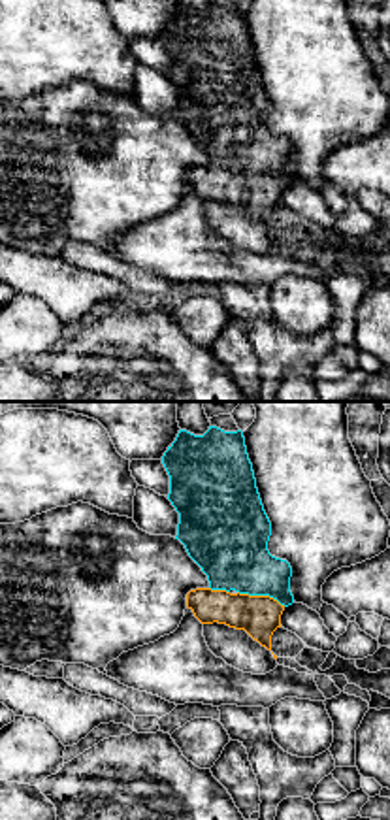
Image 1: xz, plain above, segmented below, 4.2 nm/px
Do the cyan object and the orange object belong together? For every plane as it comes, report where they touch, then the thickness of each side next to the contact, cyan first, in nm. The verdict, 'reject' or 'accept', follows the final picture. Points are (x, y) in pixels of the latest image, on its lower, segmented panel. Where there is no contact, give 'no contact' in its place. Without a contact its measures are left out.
(262, 594) | 320/180 nm

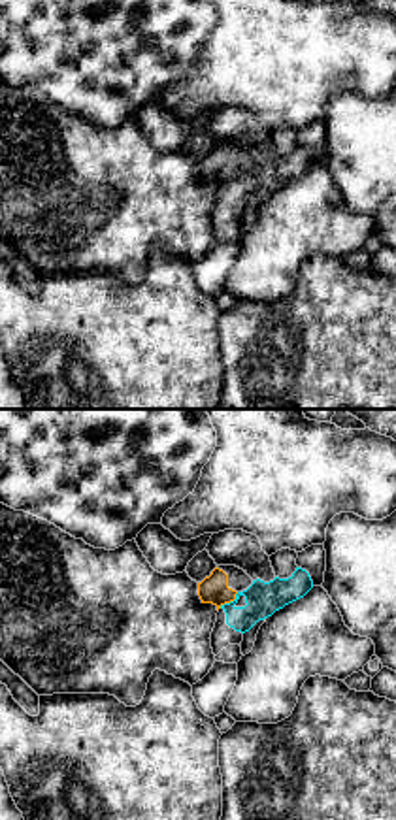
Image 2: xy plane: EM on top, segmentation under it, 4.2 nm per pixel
(230, 602) | 150/120 nm

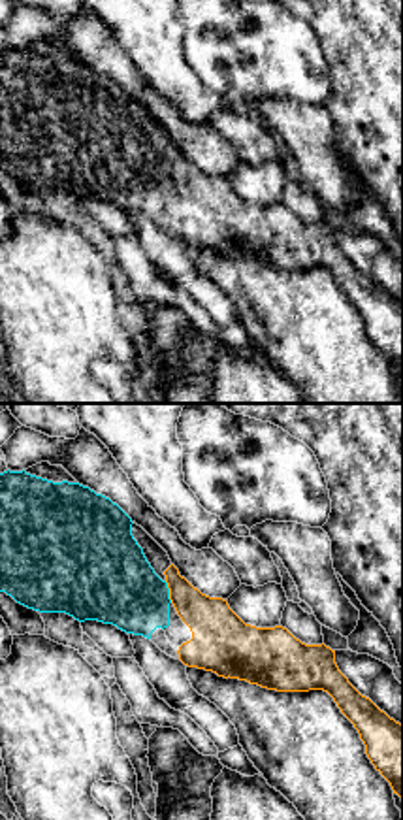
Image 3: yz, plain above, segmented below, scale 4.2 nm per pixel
(168, 592) | 360/200 nm

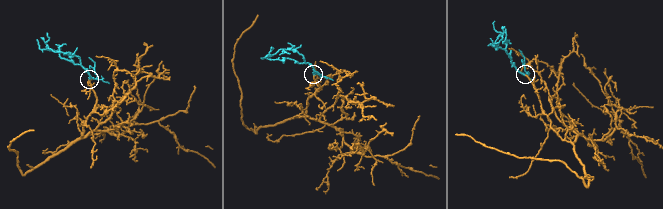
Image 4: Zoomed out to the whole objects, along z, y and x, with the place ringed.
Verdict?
accept

